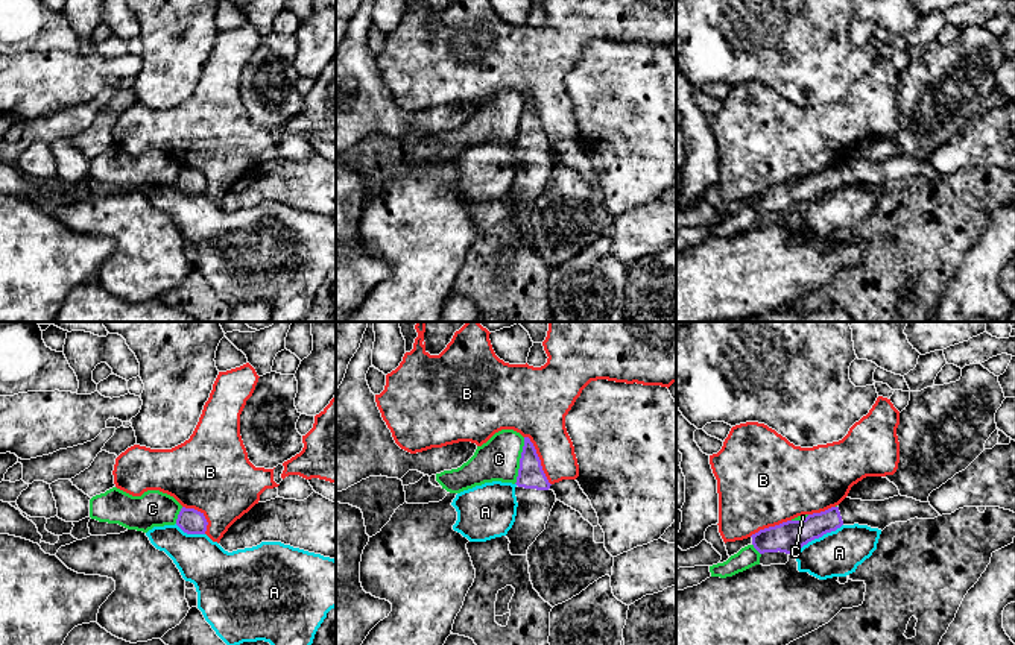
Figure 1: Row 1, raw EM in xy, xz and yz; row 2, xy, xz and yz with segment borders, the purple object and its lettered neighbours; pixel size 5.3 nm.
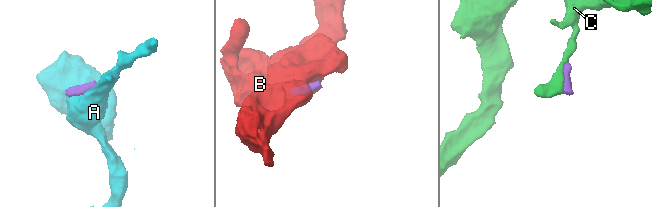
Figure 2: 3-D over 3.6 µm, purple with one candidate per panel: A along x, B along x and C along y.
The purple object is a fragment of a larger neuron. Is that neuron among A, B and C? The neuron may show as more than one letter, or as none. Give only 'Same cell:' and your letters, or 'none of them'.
Same cell: none of them

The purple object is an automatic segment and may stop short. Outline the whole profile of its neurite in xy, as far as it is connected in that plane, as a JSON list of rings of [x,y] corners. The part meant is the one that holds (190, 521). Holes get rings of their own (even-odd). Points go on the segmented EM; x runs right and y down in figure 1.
[[[182,507],[176,525],[187,534],[205,534],[208,522],[204,513]]]

